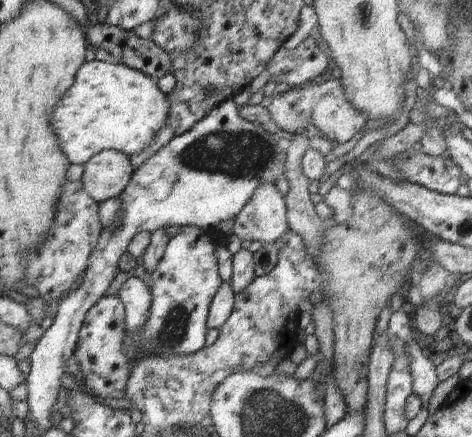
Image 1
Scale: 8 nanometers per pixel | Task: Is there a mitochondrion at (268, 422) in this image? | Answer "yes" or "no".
yes

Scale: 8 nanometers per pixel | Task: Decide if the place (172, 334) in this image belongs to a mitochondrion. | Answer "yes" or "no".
yes

